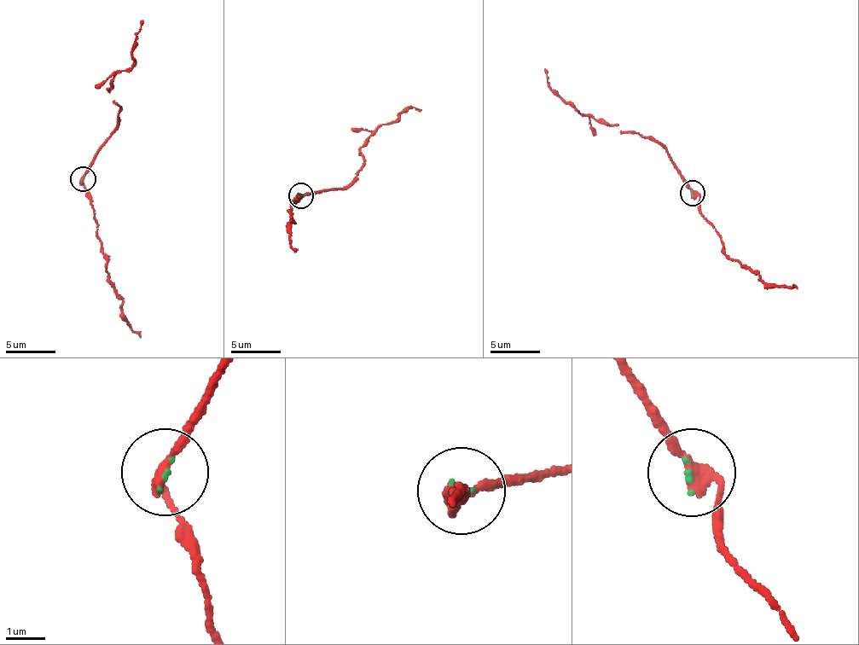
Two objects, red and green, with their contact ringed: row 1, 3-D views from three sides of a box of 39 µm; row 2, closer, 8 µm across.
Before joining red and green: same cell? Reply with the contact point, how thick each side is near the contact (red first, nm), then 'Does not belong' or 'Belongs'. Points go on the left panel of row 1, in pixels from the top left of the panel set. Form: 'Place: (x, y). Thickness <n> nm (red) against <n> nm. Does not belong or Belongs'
Place: (83, 178). Thickness 280 nm (red) against 70 nm. Belongs

